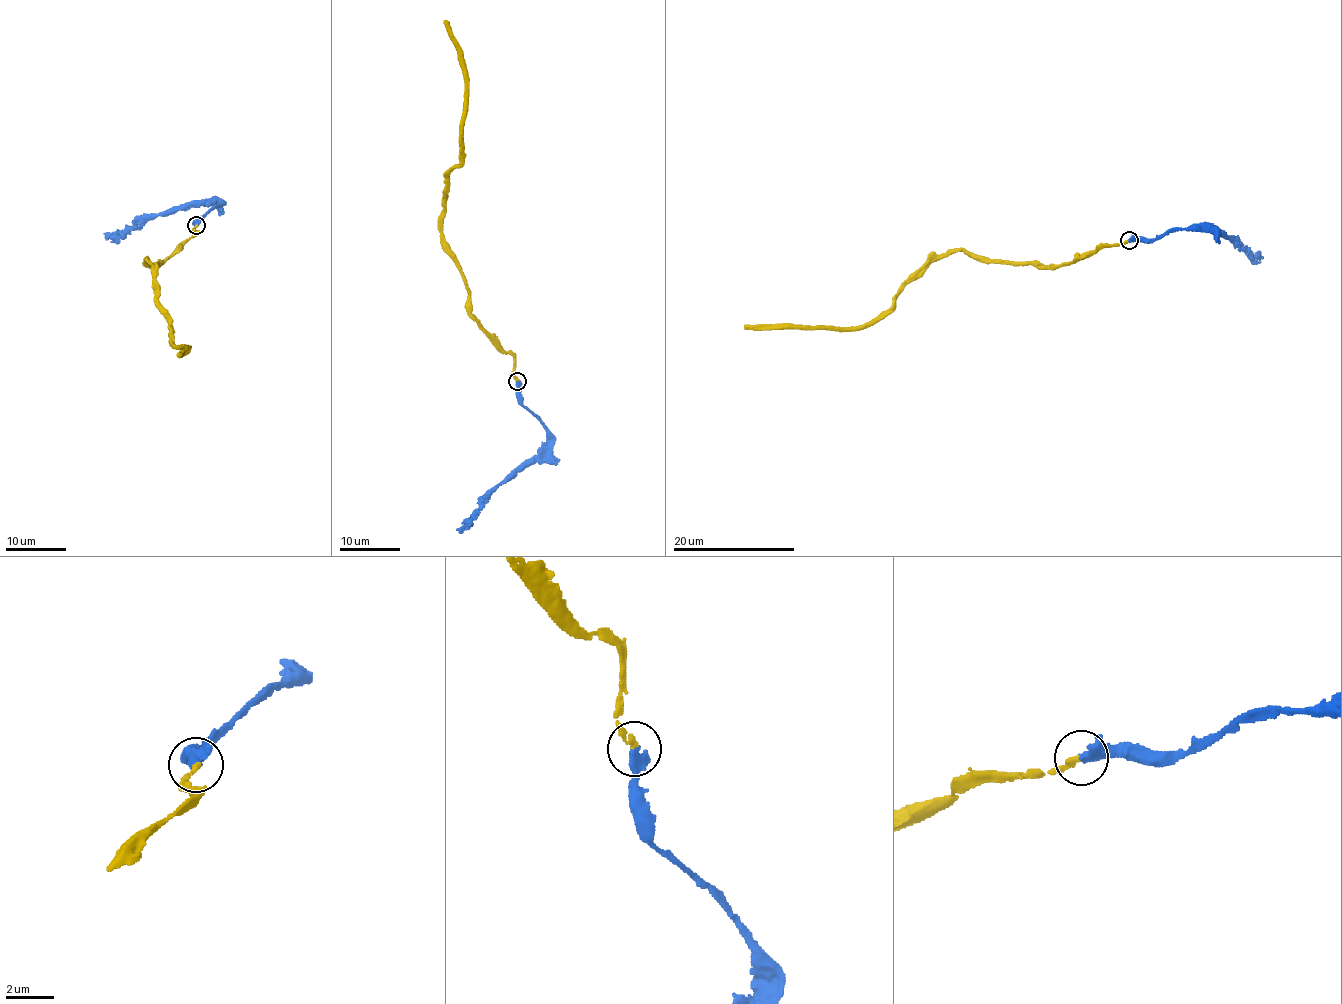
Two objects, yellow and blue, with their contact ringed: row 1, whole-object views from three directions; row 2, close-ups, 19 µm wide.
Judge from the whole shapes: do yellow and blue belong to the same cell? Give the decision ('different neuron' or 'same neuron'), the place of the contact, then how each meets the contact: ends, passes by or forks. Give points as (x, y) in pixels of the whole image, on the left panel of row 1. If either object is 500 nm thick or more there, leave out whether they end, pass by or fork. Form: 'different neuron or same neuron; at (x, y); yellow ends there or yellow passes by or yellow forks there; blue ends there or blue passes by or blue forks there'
same neuron; at (196, 225); yellow ends there; blue passes by

